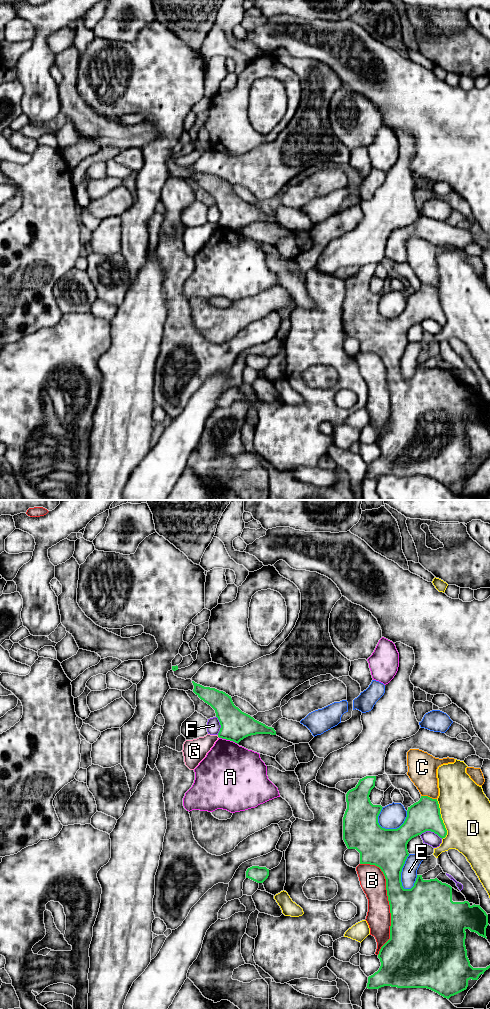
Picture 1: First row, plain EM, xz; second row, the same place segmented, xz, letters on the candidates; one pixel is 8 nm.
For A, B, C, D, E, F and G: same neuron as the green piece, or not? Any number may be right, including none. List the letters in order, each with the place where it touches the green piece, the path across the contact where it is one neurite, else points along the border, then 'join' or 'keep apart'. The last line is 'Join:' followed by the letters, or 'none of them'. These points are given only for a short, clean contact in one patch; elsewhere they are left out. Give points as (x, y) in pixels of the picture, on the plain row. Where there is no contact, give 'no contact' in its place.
A: xz (228, 227) | keep apart
B: xz (389, 390) | keep apart
C: xz (429, 285) | keep apart
D: xz (441, 307) | keep apart
E: xz (401, 359) | keep apart
F: xz (431, 319) | keep apart
G: xz (218, 224) | along xz (217, 223), (219, 225) | keep apart
Join: none of them

